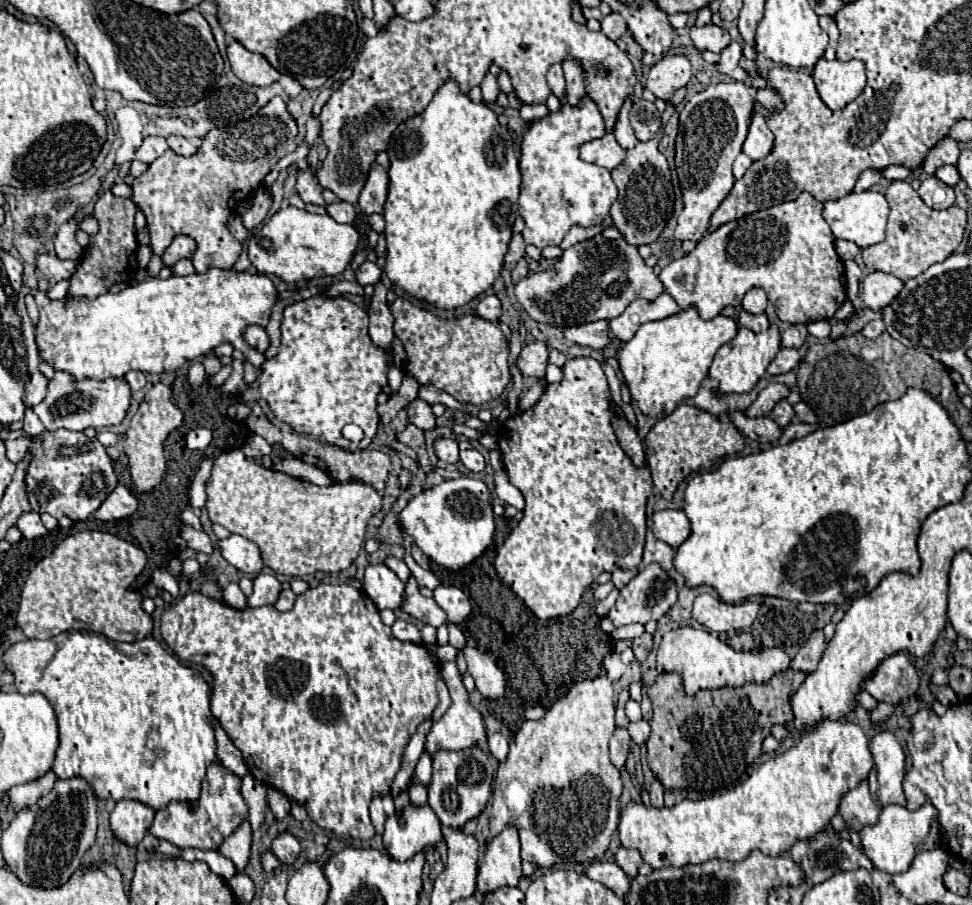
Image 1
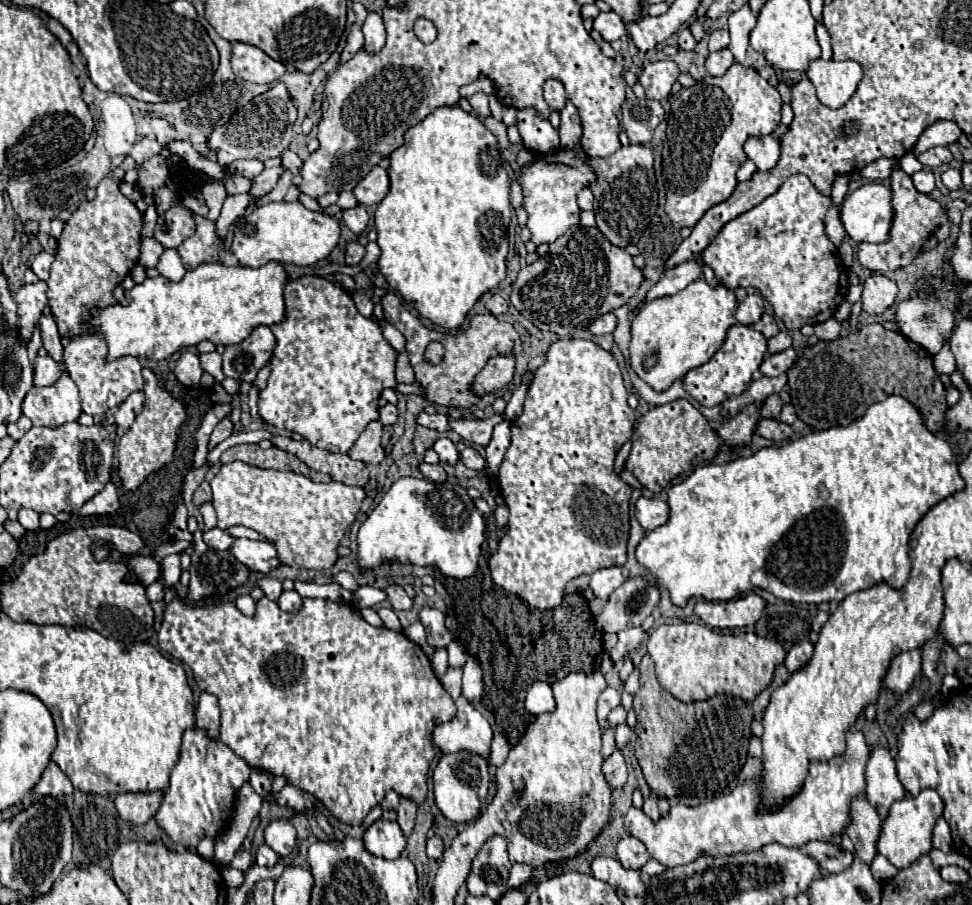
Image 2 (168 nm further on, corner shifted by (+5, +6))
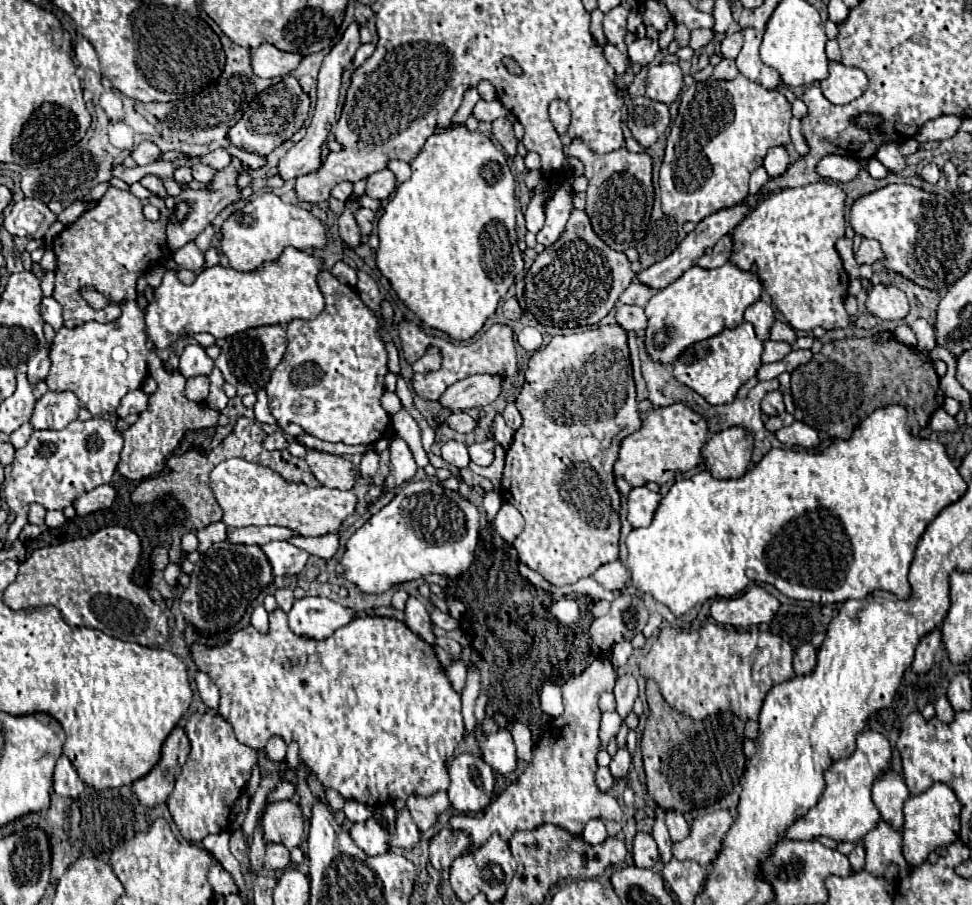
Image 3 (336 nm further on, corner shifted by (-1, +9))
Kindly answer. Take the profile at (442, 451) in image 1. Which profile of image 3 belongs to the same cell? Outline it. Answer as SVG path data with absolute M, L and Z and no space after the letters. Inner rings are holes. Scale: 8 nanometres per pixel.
M448 441L442 445L442 455L440 455L446 463L458 467L458 469L466 469L470 463L468 457L468 447L460 441Z

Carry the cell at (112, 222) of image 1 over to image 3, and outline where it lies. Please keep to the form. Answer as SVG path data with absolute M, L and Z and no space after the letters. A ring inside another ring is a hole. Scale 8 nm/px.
M110 187L94 209L84 211L78 221L64 227L64 231L54 239L52 251L56 253L56 285L52 297L62 305L66 327L72 329L86 321L108 323L118 319L122 313L120 305L124 301L136 301L138 275L150 271L156 265L162 265L162 261L170 257L166 247L168 209L156 195L146 201L140 201L130 191ZM146 201L158 207L158 221L148 221L142 215ZM84 287L94 287L98 293L106 295L112 305L106 305L104 309L92 309L80 295Z

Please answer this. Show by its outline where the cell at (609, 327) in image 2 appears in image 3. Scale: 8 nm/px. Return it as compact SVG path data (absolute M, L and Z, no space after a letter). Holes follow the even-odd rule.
M618 305L616 323L622 325L626 331L640 331L640 329L646 329L648 317L644 309L638 305Z

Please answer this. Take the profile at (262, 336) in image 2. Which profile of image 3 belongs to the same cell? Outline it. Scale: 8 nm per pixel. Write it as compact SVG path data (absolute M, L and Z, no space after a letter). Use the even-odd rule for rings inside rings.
M282 325L254 327L254 329L248 329L248 331L242 331L224 339L222 351L216 359L216 367L222 371L226 383L234 385L238 395L244 397L248 393L256 393L266 387L284 351L286 351L286 331Z

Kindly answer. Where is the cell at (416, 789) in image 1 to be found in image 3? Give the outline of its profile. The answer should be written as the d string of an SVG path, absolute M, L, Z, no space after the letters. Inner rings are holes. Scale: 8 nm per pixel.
M402 809L396 815L396 833L394 833L390 845L408 849L408 847L414 847L418 841L420 841L420 831L418 831L416 823L412 821L408 809Z

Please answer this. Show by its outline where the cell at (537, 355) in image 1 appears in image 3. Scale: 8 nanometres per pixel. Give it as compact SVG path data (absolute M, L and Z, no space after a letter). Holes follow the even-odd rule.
M470 375L462 381L456 381L450 385L438 403L444 409L458 411L458 409L470 409L470 407L484 407L492 403L502 387L502 377L486 377L486 375Z

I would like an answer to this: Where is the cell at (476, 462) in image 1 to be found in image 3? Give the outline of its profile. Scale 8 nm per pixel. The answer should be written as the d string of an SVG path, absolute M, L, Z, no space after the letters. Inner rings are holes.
M492 439L470 445L470 447L468 447L470 459L472 459L476 465L480 465L480 467L488 467L488 465L492 465L492 461L494 461L494 447L496 447L496 441L492 441Z

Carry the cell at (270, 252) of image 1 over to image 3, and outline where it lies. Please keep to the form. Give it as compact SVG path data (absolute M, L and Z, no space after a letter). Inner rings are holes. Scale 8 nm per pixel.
M262 193L252 197L240 211L232 213L220 229L220 249L228 257L230 267L236 271L256 271L266 261L276 261L286 247L322 249L326 245L324 223L310 211L284 203L274 193Z

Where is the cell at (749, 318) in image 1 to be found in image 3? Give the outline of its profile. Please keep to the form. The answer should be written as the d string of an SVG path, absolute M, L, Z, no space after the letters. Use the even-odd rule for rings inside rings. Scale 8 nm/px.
M776 321L772 331L770 331L770 339L772 341L786 341L786 343L794 343L796 341L796 333L794 329L788 325L788 323L782 323L782 321Z

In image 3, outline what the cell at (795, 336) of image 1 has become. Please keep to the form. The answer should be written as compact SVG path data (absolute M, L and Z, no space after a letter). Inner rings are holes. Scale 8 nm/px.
M764 341L764 353L762 353L762 363L774 363L780 361L790 353L790 345L782 341Z

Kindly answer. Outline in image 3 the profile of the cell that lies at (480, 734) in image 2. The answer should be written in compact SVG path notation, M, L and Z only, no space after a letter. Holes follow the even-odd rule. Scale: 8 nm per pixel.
M508 729L496 731L490 735L482 733L482 743L480 743L482 759L494 769L500 771L502 775L508 775L516 771L518 767L518 757L516 757L516 745L512 741L512 735Z

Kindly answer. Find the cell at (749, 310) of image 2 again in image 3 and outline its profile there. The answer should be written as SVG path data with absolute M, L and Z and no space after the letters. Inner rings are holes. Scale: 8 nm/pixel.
M756 301L754 305L750 305L744 313L744 319L748 323L754 325L754 331L756 331L756 337L760 341L766 341L770 337L770 327L774 323L774 309L764 303L764 301Z

